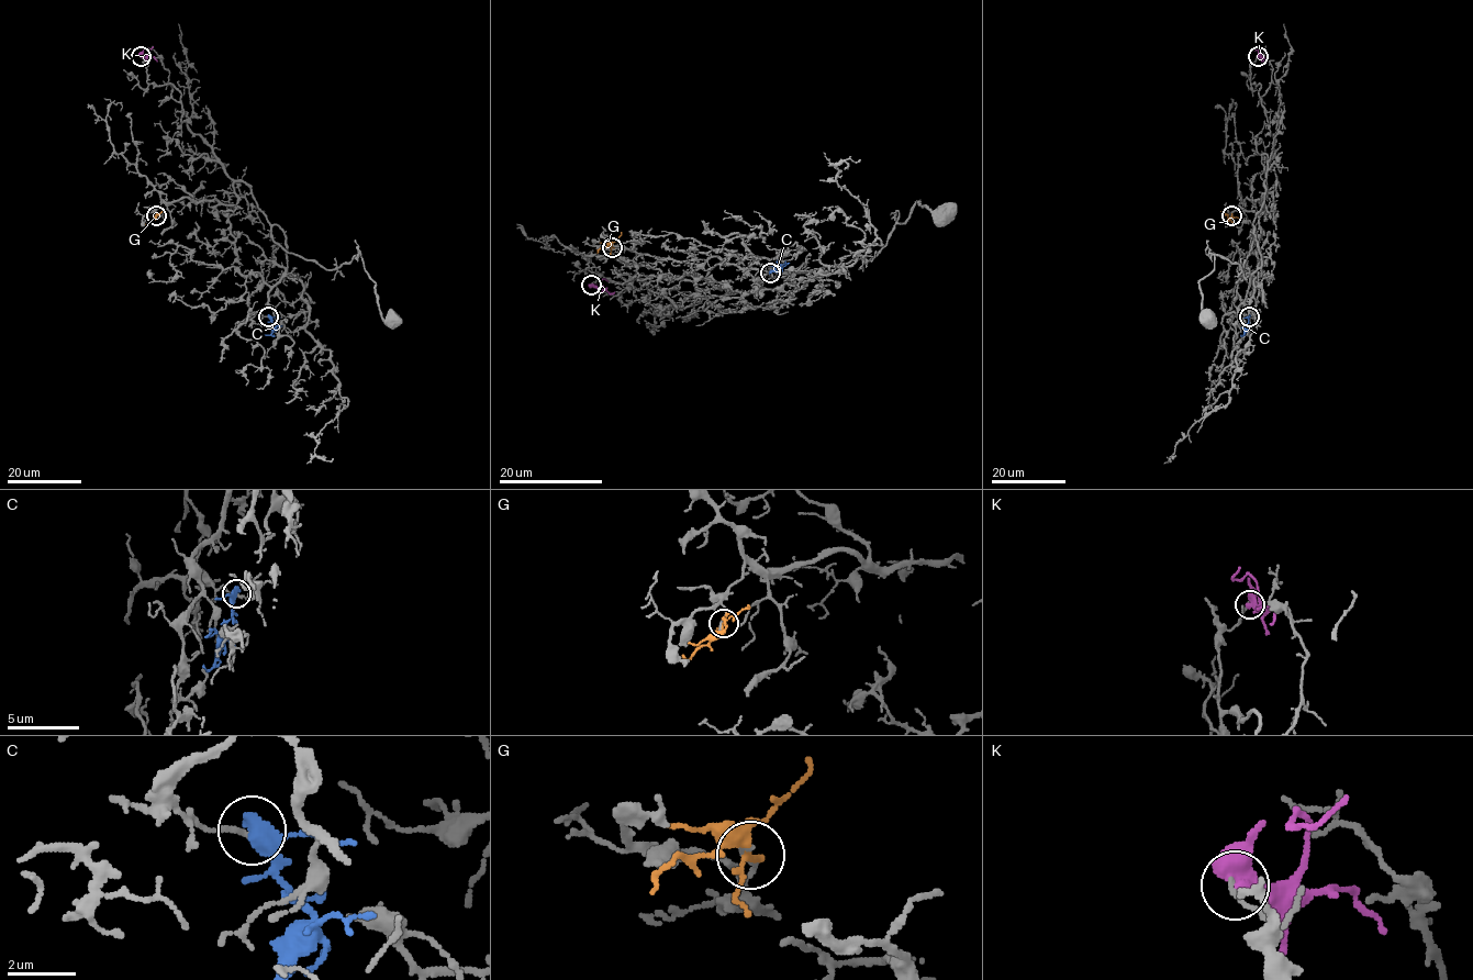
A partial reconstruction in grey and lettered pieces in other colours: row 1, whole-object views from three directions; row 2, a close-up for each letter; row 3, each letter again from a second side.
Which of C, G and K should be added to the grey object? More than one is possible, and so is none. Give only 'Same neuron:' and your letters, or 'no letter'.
Same neuron: no letter

